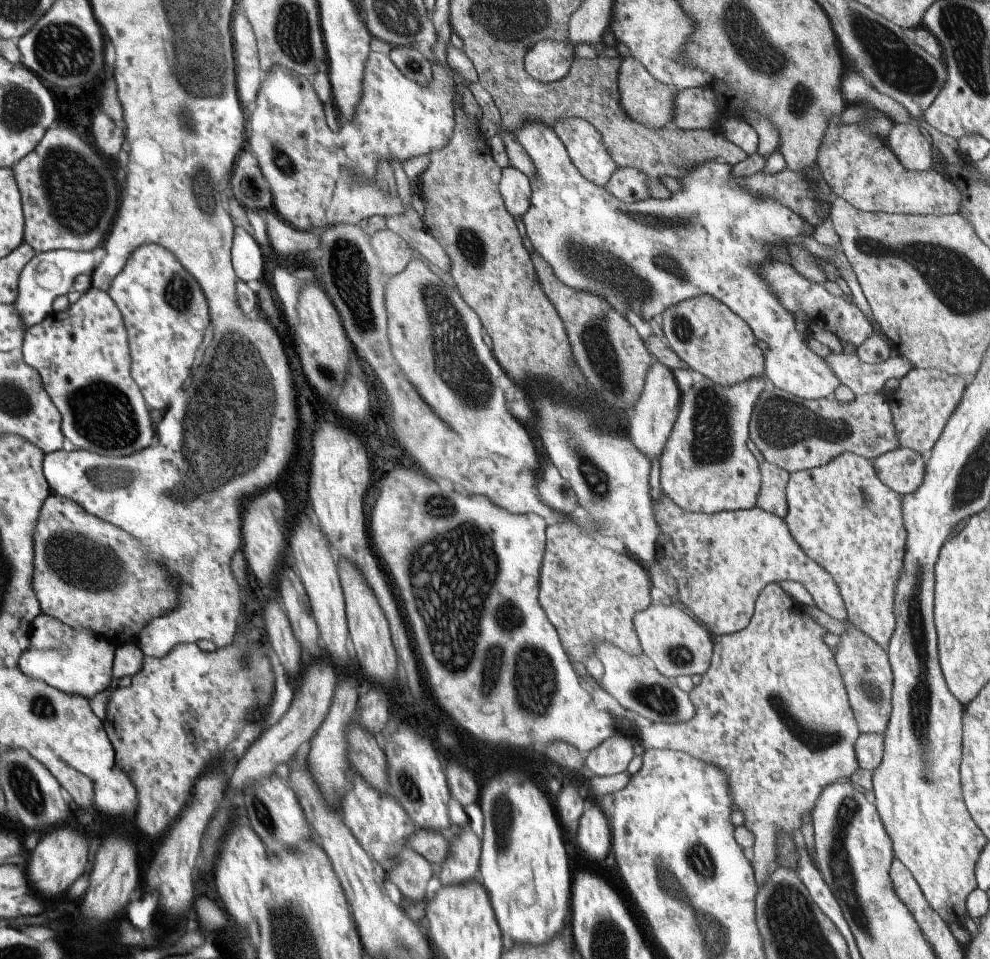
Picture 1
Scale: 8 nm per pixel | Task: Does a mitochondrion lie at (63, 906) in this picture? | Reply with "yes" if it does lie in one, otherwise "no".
no

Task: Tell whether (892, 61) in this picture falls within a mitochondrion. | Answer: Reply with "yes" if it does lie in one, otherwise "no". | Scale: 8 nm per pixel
yes

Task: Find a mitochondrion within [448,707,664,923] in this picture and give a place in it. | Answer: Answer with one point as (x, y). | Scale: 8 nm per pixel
(504, 813)

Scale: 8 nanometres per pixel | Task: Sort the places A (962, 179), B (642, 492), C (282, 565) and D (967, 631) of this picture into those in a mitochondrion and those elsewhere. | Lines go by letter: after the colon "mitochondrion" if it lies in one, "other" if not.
A: other
B: other
C: other
D: other

